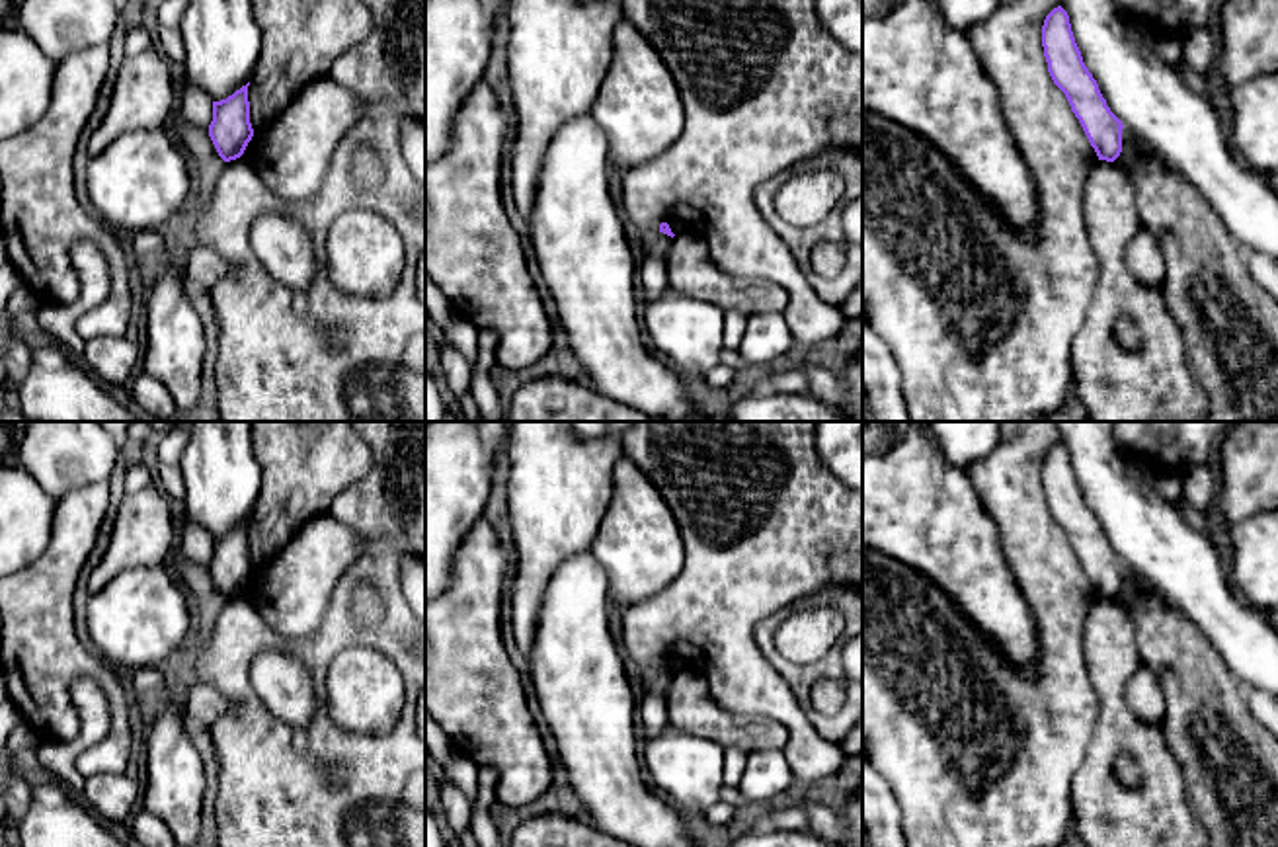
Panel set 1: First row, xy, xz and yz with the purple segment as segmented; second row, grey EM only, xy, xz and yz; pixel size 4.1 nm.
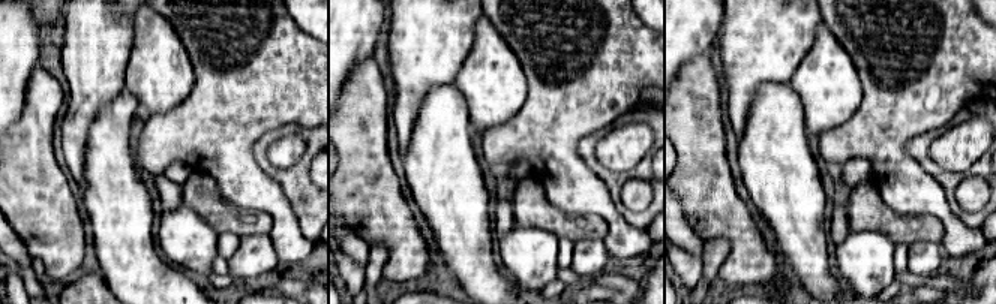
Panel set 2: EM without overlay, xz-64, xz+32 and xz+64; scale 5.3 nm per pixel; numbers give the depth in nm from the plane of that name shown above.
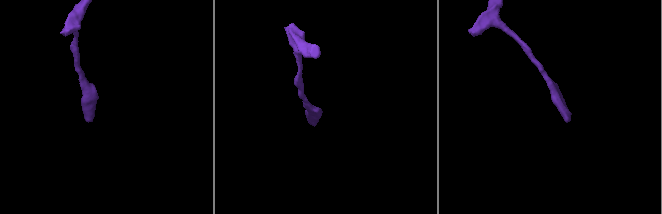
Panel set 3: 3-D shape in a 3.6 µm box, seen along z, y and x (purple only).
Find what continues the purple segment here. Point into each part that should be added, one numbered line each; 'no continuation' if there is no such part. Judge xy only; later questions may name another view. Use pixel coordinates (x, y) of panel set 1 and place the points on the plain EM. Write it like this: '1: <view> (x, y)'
no continuation

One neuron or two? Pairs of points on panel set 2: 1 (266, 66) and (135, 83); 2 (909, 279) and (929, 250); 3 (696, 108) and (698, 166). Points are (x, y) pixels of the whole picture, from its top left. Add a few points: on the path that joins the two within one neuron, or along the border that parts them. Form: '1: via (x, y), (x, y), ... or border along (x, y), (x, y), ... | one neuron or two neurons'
1: border along (183, 42), (194, 74), (194, 86), (176, 105) | two neurons
2: border along (908, 270), (920, 276), (935, 274) | two neurons
3: via (696, 123), (698, 152) | one neuron

